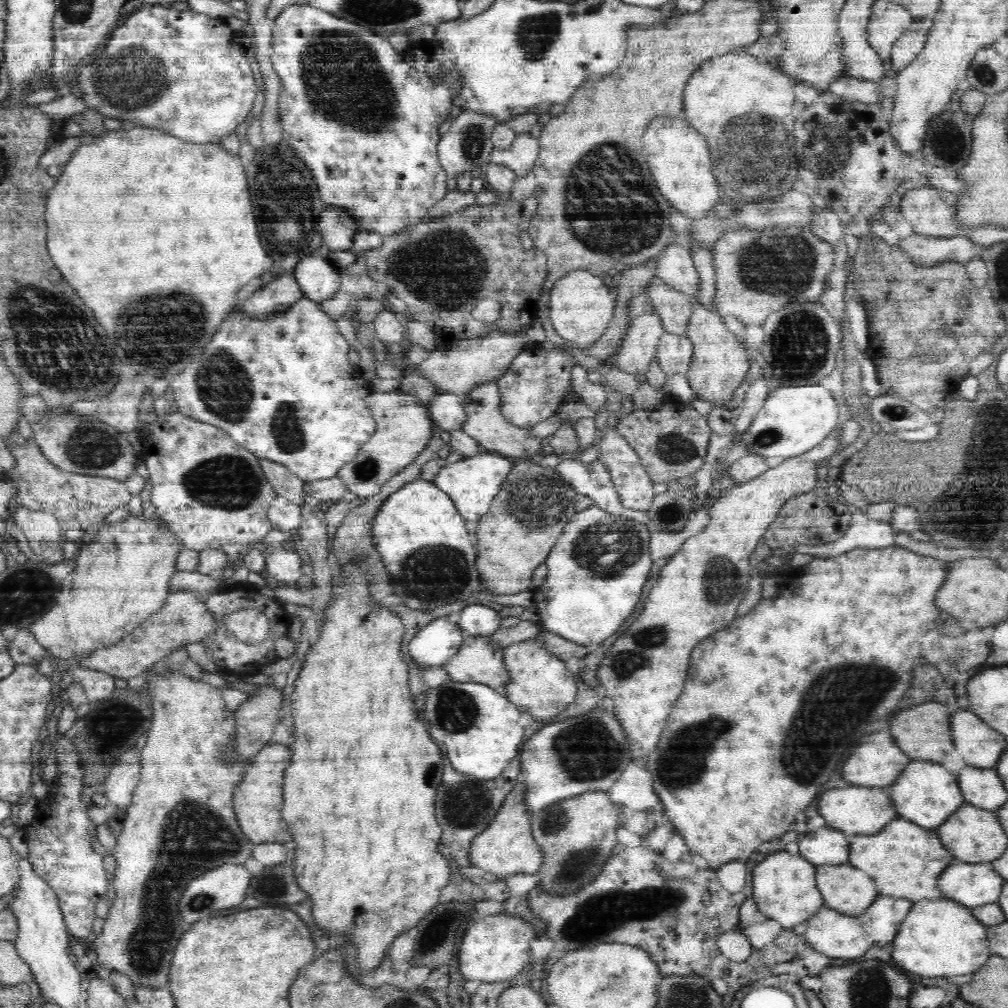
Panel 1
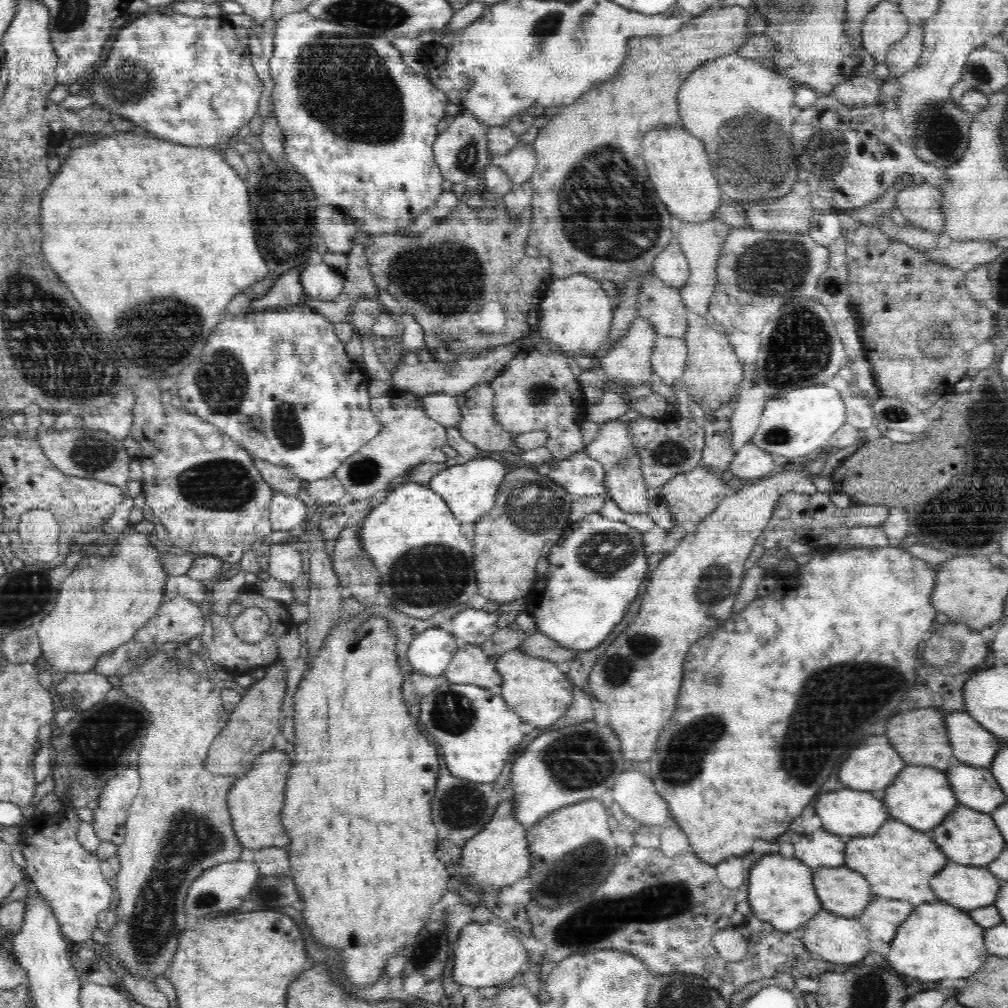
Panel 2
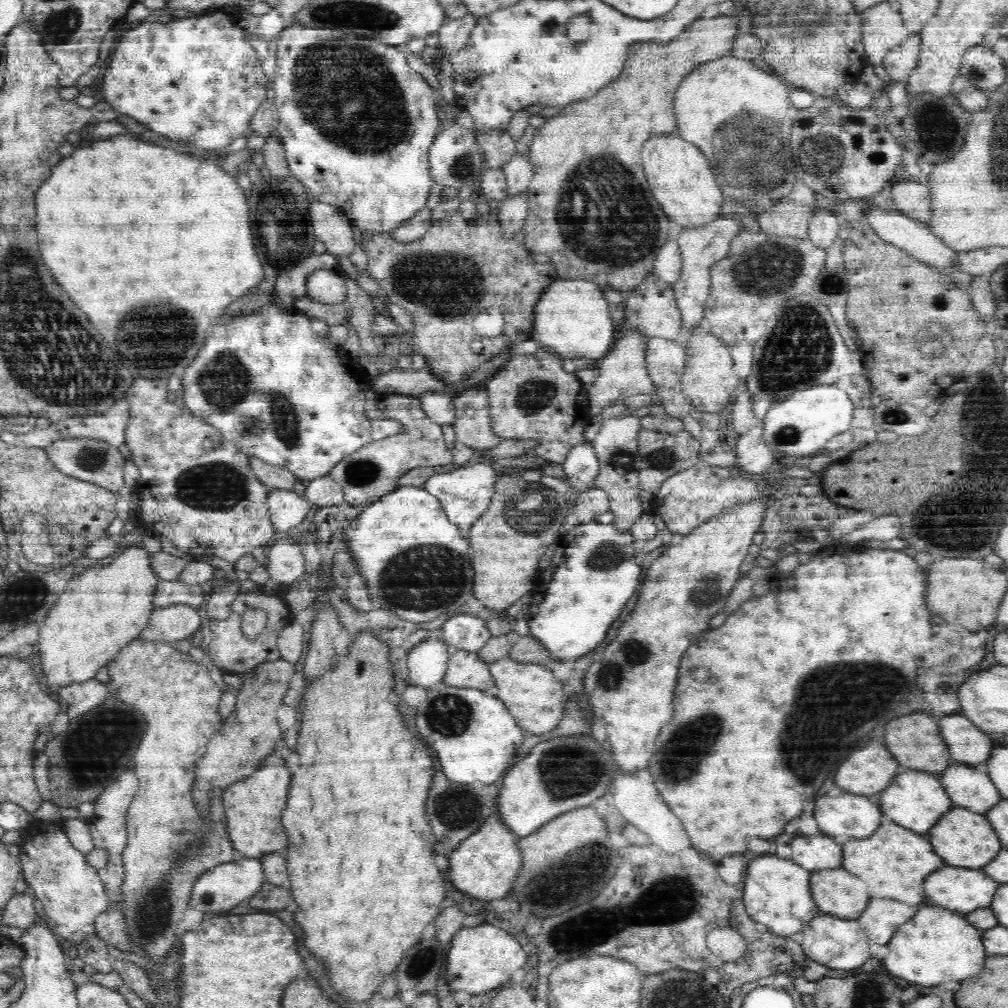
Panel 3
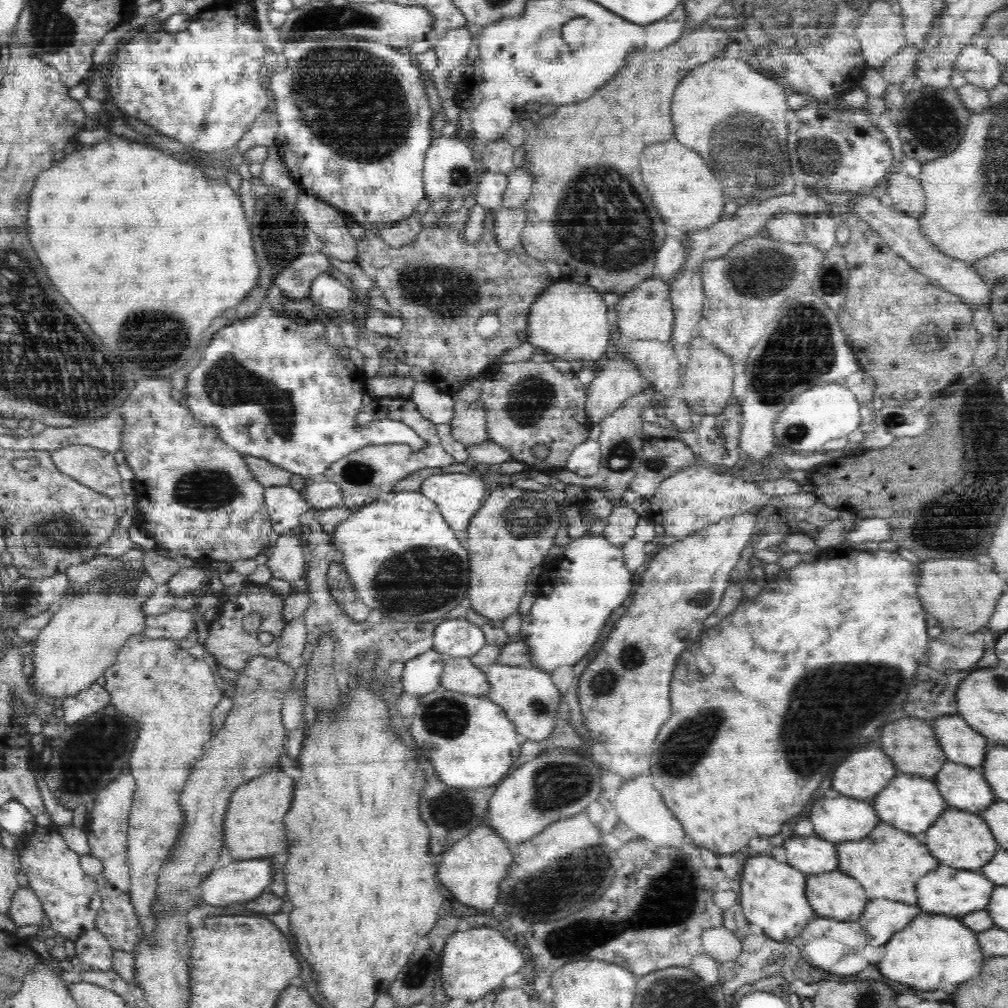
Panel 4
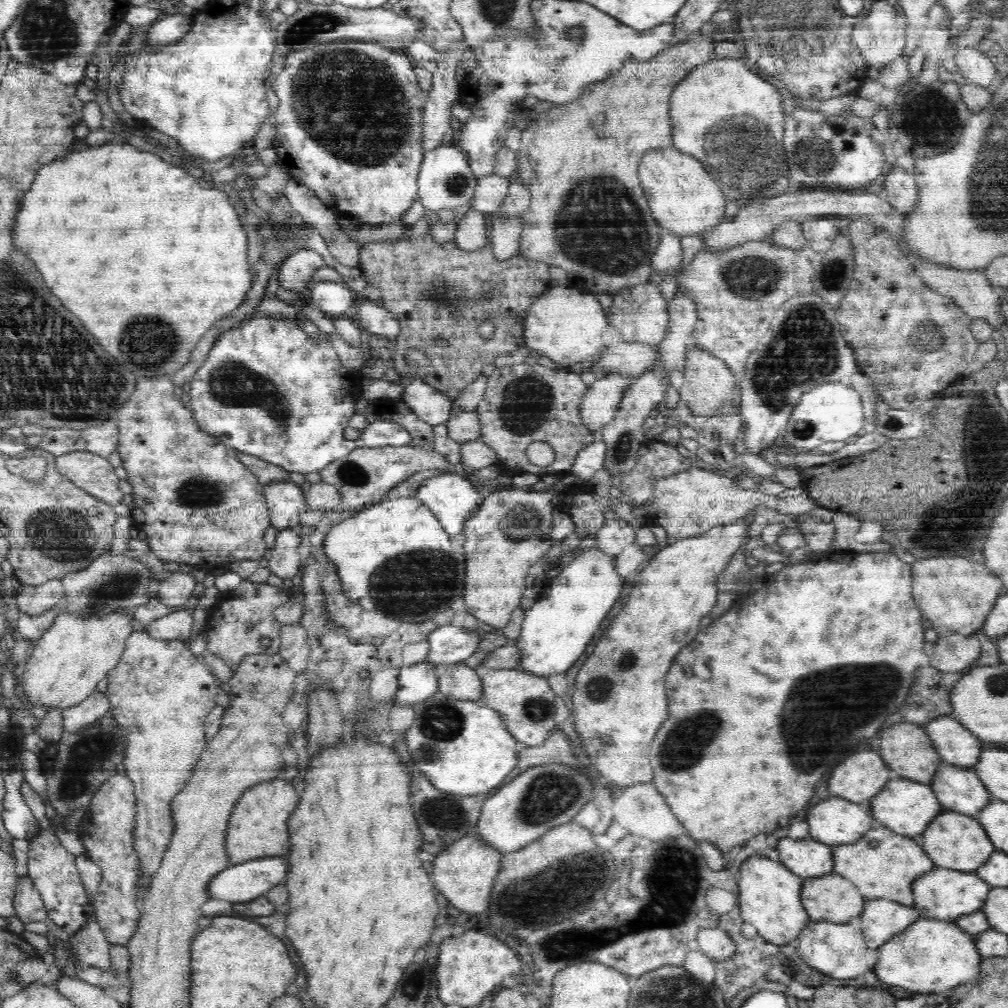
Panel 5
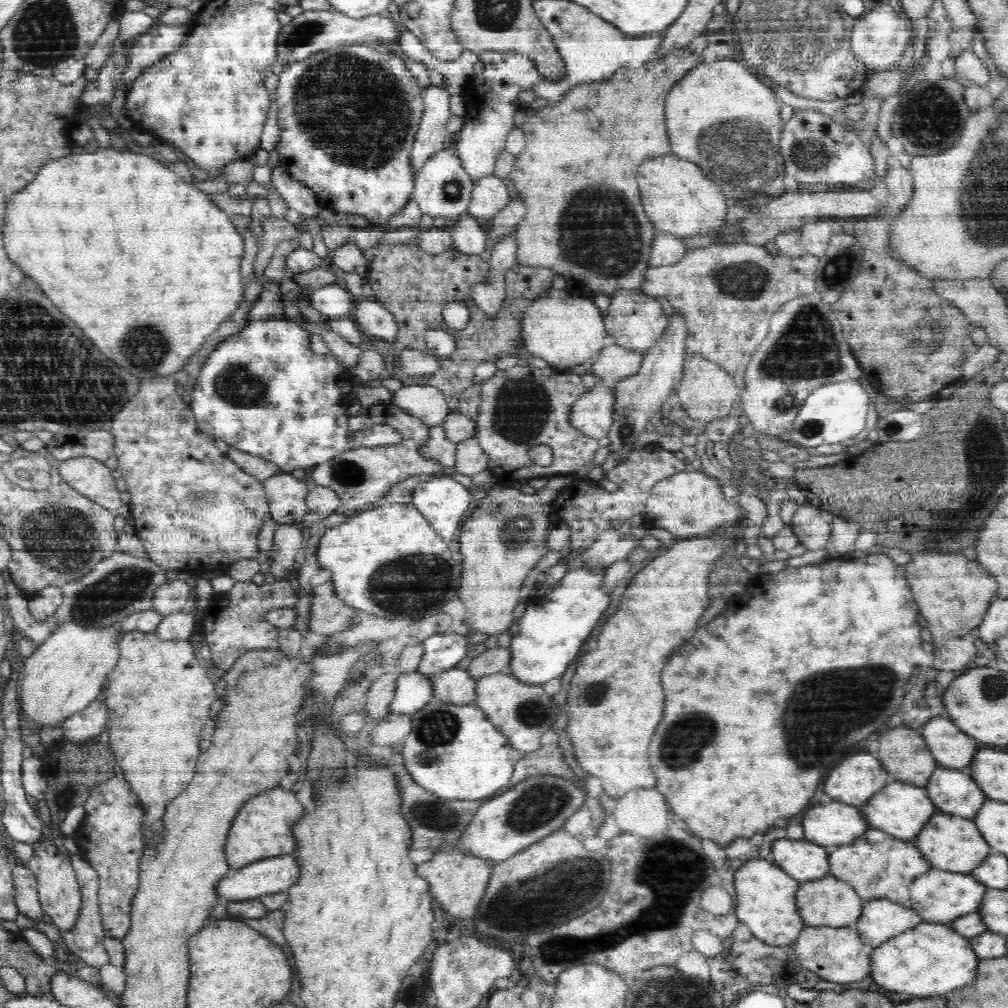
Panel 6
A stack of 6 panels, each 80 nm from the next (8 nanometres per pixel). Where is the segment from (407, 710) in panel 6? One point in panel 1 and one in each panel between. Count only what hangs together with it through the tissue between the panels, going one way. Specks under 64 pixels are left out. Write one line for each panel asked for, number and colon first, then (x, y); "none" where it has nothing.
1: (436, 643)
2: (430, 653)
3: (427, 663)
4: (421, 675)
5: (417, 682)

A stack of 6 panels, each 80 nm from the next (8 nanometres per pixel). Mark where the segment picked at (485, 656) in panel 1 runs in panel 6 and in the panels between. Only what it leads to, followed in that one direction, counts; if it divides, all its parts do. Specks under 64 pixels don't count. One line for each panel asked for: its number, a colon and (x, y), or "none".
2: (470, 665)
3: (465, 668)
4: (461, 675)
5: (458, 680)
6: (456, 686)

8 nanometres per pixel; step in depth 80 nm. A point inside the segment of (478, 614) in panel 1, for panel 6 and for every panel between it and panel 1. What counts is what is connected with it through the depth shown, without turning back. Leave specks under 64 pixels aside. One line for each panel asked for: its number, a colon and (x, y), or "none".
2: (474, 627)
3: (466, 632)
4: (458, 638)
5: (448, 644)
6: (441, 652)

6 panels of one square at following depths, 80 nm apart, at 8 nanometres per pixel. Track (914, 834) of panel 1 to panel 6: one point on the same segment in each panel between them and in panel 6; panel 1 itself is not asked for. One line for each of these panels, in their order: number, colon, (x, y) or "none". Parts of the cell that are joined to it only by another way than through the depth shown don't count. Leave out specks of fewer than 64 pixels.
2: (897, 861)
3: (894, 861)
4: (888, 863)
5: (882, 864)
6: (877, 866)

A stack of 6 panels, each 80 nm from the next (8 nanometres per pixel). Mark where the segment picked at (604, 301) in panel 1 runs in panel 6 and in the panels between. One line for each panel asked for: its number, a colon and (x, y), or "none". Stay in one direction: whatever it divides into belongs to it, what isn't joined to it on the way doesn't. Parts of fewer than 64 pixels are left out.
2: (576, 314)
3: (571, 319)
4: (568, 321)
5: (566, 325)
6: (565, 329)

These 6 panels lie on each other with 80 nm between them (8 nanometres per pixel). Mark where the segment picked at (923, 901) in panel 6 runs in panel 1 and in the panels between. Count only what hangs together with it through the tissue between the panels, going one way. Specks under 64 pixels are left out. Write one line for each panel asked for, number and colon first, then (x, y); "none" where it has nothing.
1: (971, 884)
2: (968, 887)
3: (964, 889)
4: (950, 891)
5: (942, 893)

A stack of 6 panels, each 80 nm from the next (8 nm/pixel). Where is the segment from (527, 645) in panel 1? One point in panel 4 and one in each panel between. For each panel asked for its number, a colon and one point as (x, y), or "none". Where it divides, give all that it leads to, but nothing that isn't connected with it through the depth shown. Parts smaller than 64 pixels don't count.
2: (535, 688)
3: (529, 690)
4: (529, 698)

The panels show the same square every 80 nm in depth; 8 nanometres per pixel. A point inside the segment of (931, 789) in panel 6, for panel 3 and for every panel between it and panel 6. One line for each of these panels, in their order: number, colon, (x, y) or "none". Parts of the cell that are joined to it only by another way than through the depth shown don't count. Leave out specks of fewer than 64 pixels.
3: (971, 788)
4: (965, 788)
5: (958, 789)

